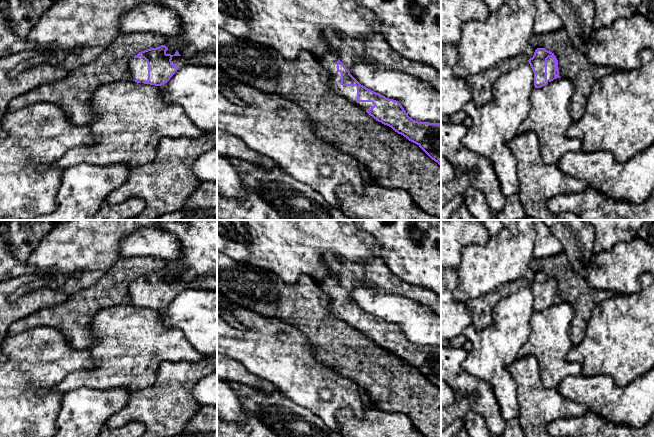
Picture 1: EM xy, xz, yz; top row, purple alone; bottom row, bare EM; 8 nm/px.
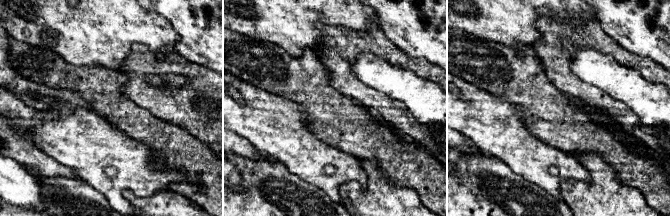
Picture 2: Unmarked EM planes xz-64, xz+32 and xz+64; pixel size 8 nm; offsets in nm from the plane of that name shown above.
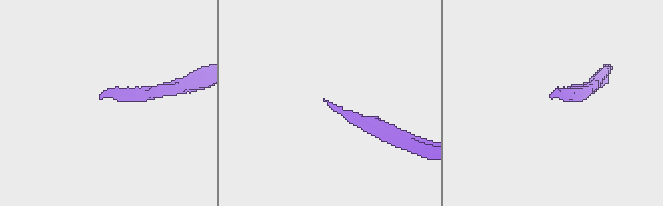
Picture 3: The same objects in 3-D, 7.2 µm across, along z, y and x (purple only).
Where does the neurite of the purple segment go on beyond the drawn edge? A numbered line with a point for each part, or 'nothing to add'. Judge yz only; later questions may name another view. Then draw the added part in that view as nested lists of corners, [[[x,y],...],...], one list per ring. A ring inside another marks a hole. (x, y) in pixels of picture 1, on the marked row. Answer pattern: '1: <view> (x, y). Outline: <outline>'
1: yz (550, 63). Outline: [[[549,57],[547,59],[547,81],[548,83],[553,78],[554,78],[554,61],[553,61],[553,58]]]

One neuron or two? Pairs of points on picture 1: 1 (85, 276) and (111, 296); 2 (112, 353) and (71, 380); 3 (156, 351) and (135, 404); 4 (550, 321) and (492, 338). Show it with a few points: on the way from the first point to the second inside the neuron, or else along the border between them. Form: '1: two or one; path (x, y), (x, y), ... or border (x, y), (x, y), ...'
1: two; border (111, 266), (89, 286), (73, 293)
2: one; path (107, 365), (93, 378), (83, 378)
3: two; border (157, 371), (155, 381), (152, 384), (131, 391)
4: two; border (535, 312), (530, 321), (529, 338), (521, 347)

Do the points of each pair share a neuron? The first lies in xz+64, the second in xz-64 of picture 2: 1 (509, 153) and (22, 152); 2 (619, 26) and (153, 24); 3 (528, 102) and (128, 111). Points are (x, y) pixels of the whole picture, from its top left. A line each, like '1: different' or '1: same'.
1: different
2: different
3: same

